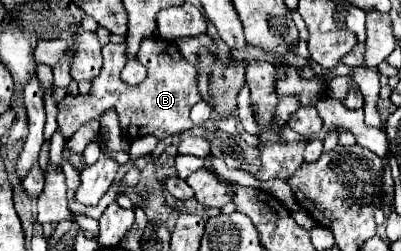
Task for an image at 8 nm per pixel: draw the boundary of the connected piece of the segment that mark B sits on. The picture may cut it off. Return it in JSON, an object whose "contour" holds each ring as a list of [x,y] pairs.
{"contour":[[[156,38],[145,39],[139,48],[139,62],[147,68],[147,80],[139,86],[123,84],[119,72],[127,62],[127,48],[123,44],[107,44],[102,48],[103,65],[99,76],[93,80],[89,94],[67,94],[59,104],[57,126],[65,140],[69,140],[77,128],[91,120],[101,120],[107,110],[115,110],[119,116],[119,124],[123,136],[129,140],[141,136],[155,136],[159,140],[169,138],[173,134],[187,132],[193,122],[189,118],[189,110],[199,102],[195,68],[191,64],[179,64],[183,60],[177,48],[166,48],[166,41]]]}

